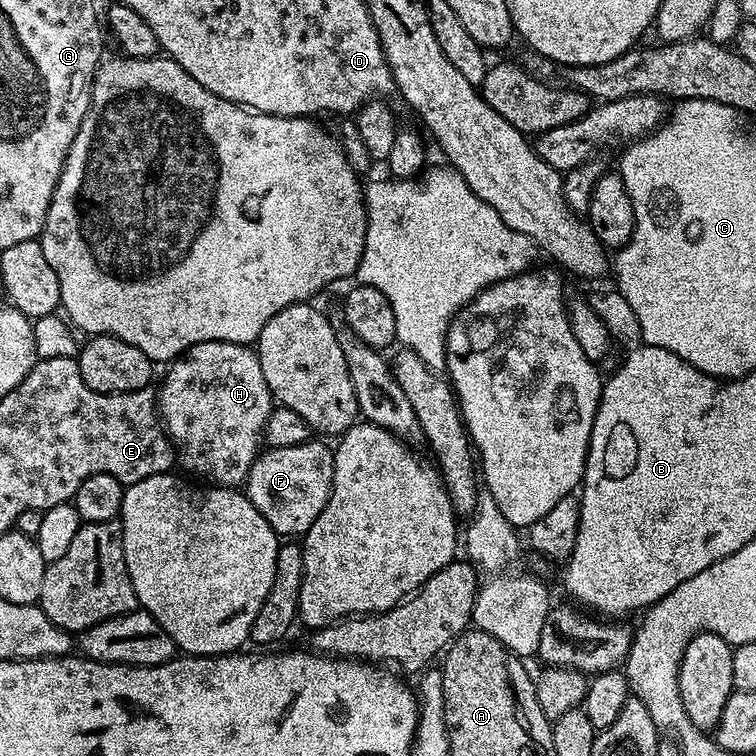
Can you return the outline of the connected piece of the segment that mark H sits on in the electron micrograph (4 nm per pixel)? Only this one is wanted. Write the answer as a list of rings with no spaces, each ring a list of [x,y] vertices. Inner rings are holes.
[[[215,340],[214,342],[202,342],[201,344],[194,345],[193,348],[189,348],[188,351],[171,361],[167,365],[167,368],[168,373],[165,374],[160,388],[158,387],[158,411],[164,425],[164,430],[168,433],[168,438],[172,442],[179,467],[182,466],[186,471],[193,472],[196,476],[201,476],[204,479],[201,481],[207,482],[209,485],[221,488],[240,488],[247,481],[250,466],[256,461],[256,457],[262,451],[264,427],[274,407],[272,391],[266,386],[266,378],[262,375],[262,362],[259,356],[256,355],[249,345],[231,344],[230,342]]]

